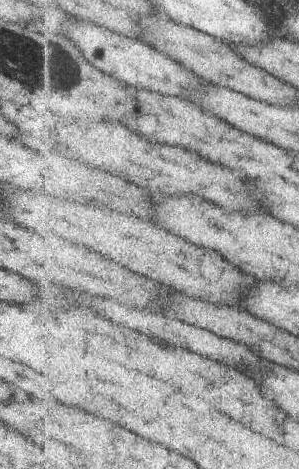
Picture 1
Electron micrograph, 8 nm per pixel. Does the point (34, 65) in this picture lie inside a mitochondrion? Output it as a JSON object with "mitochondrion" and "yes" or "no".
{"mitochondrion":"yes"}

